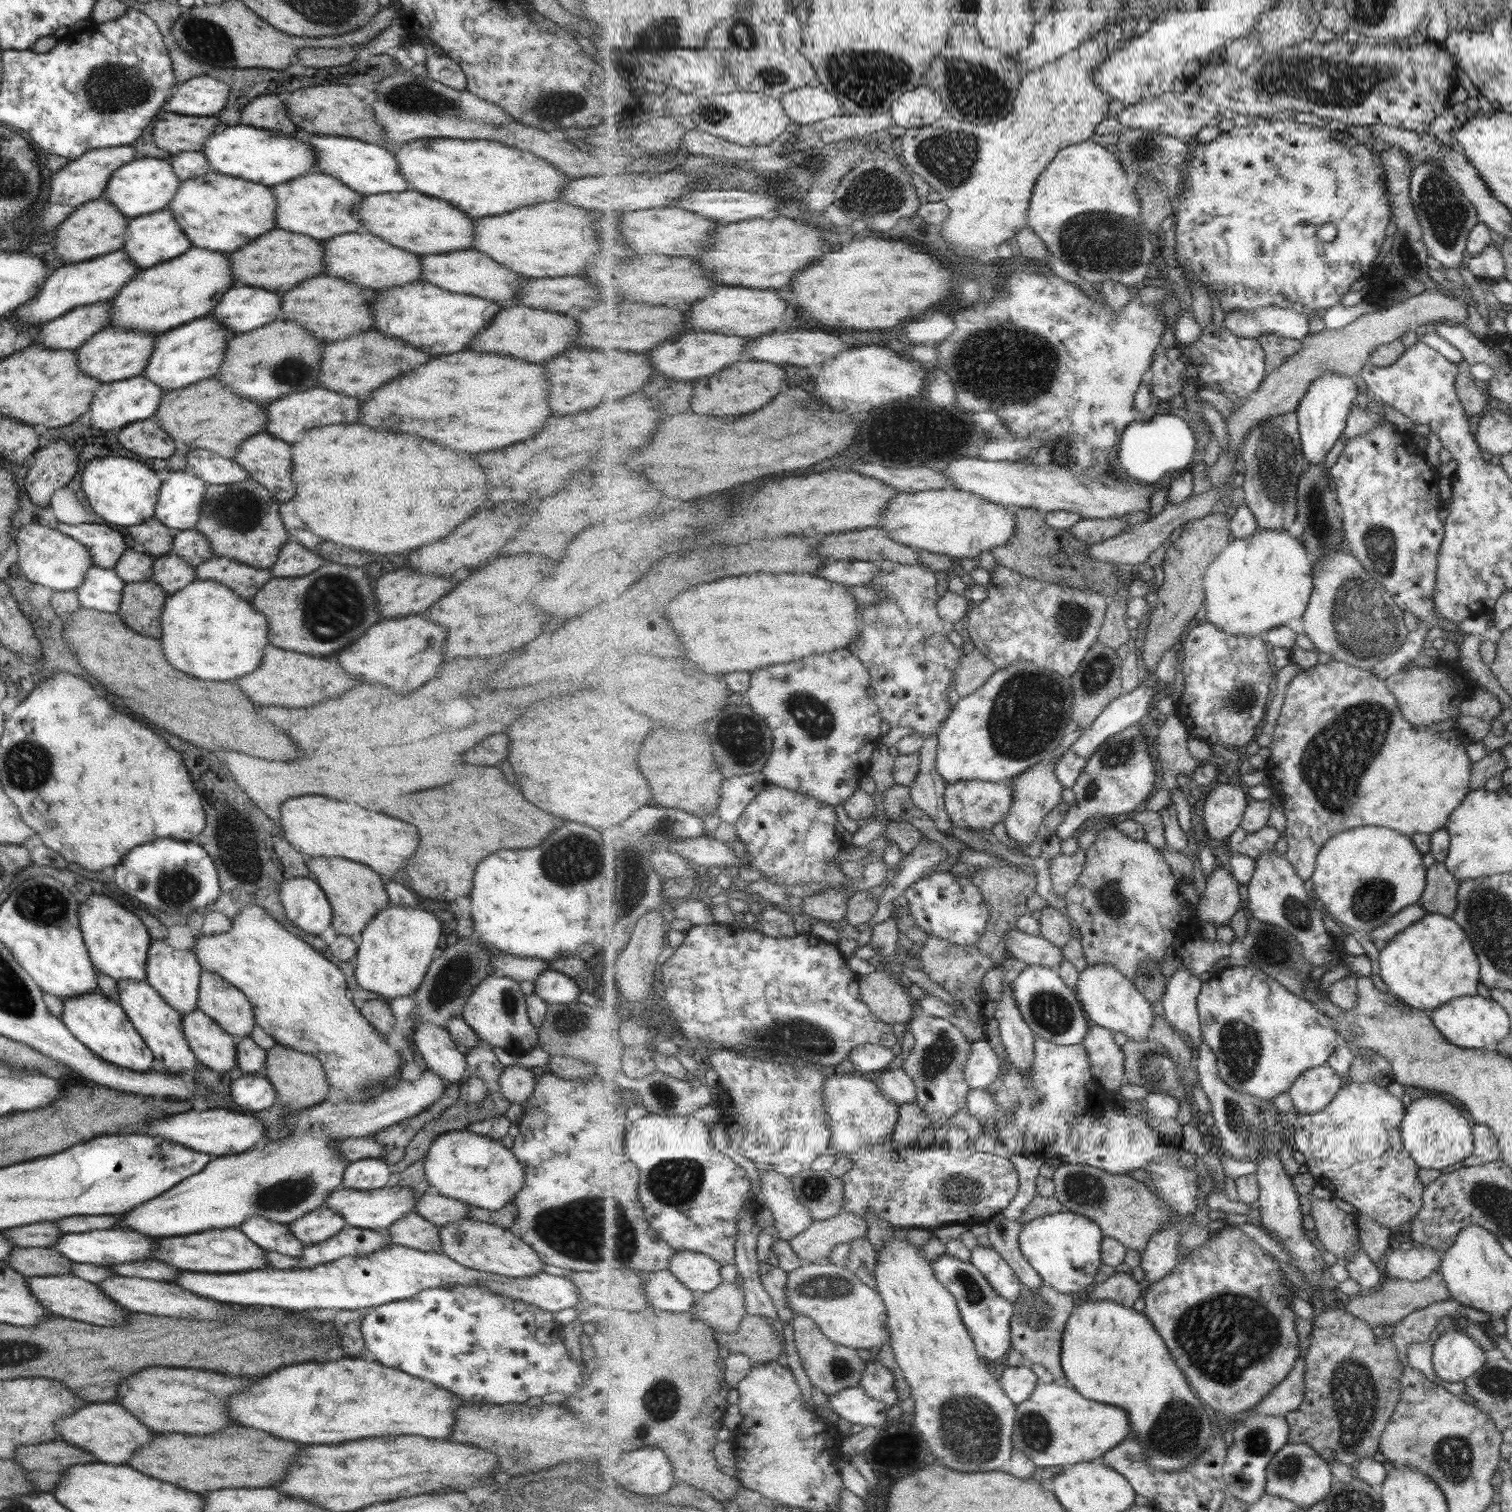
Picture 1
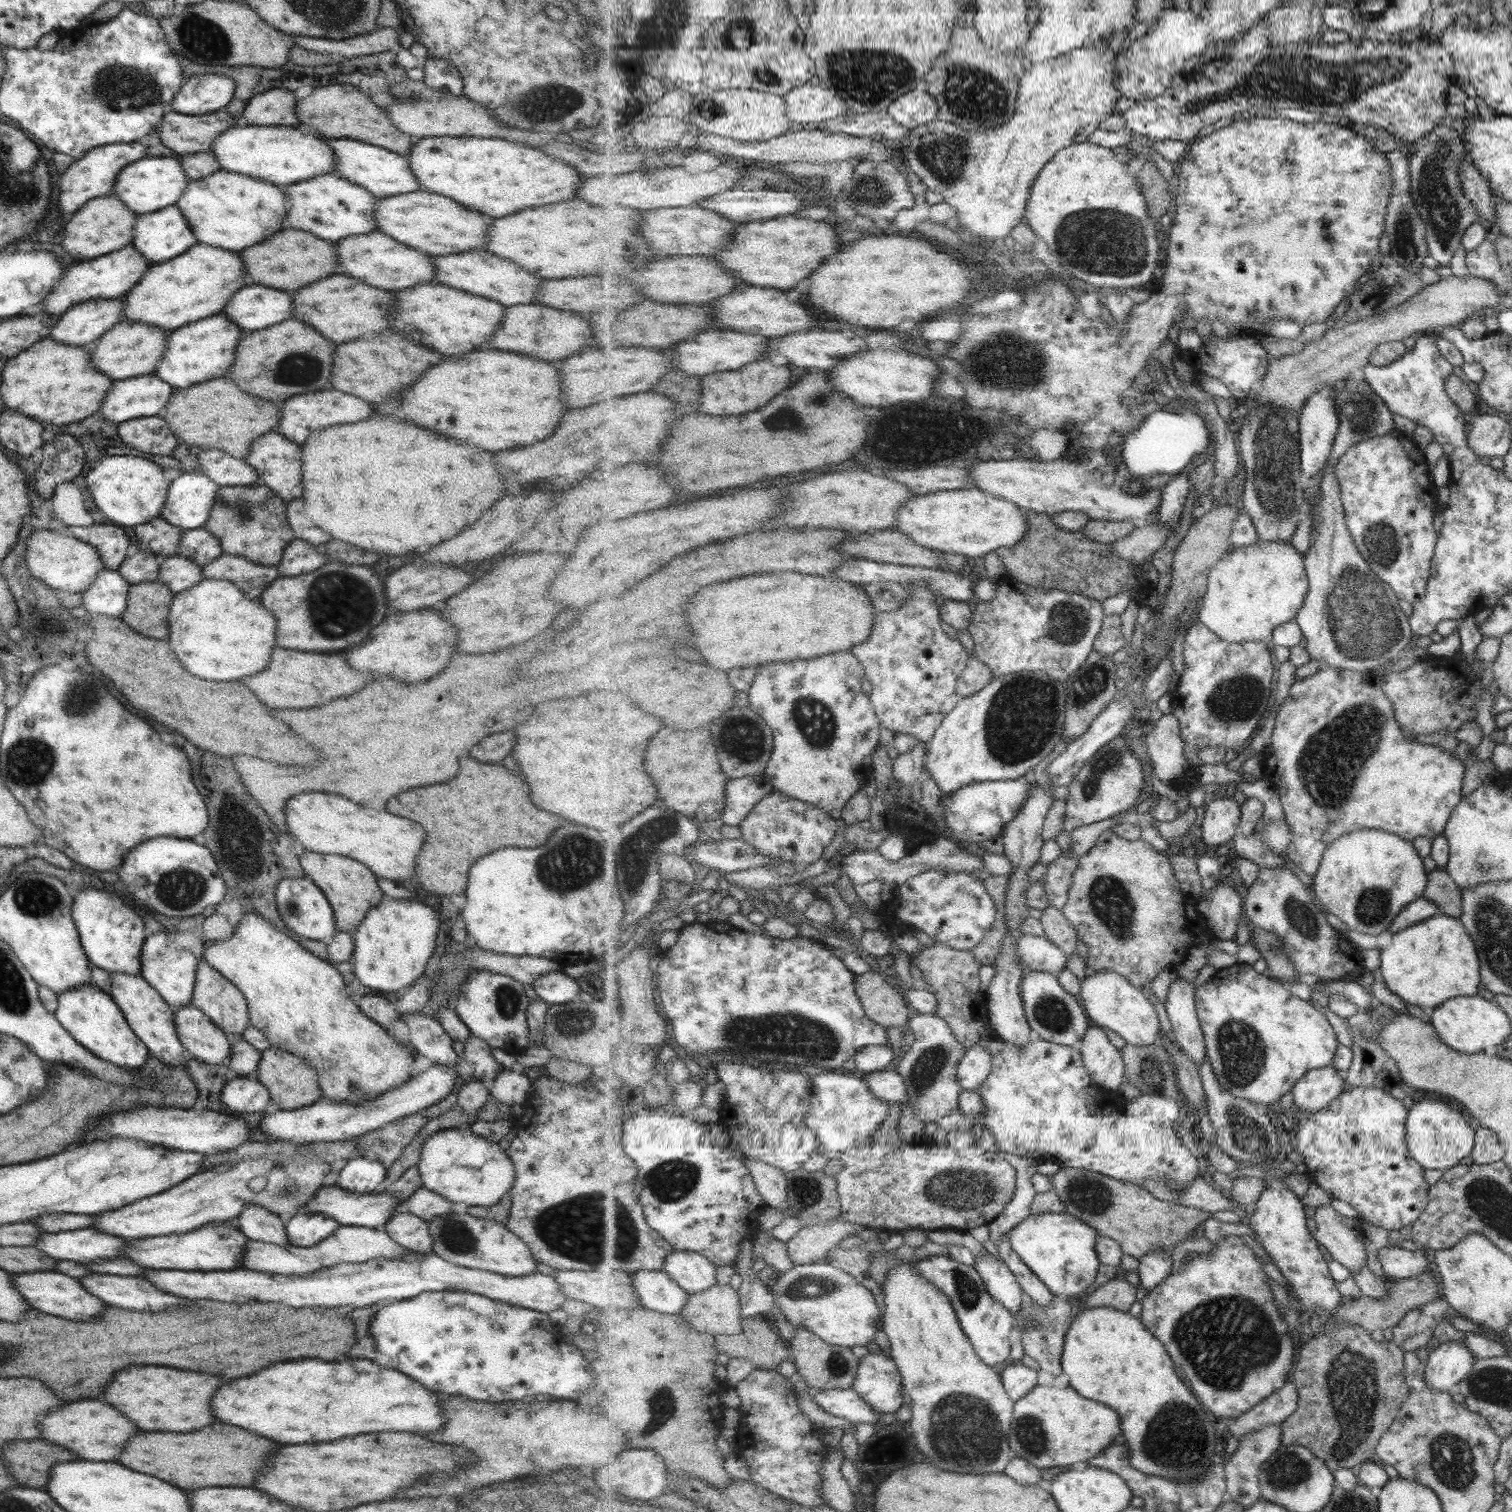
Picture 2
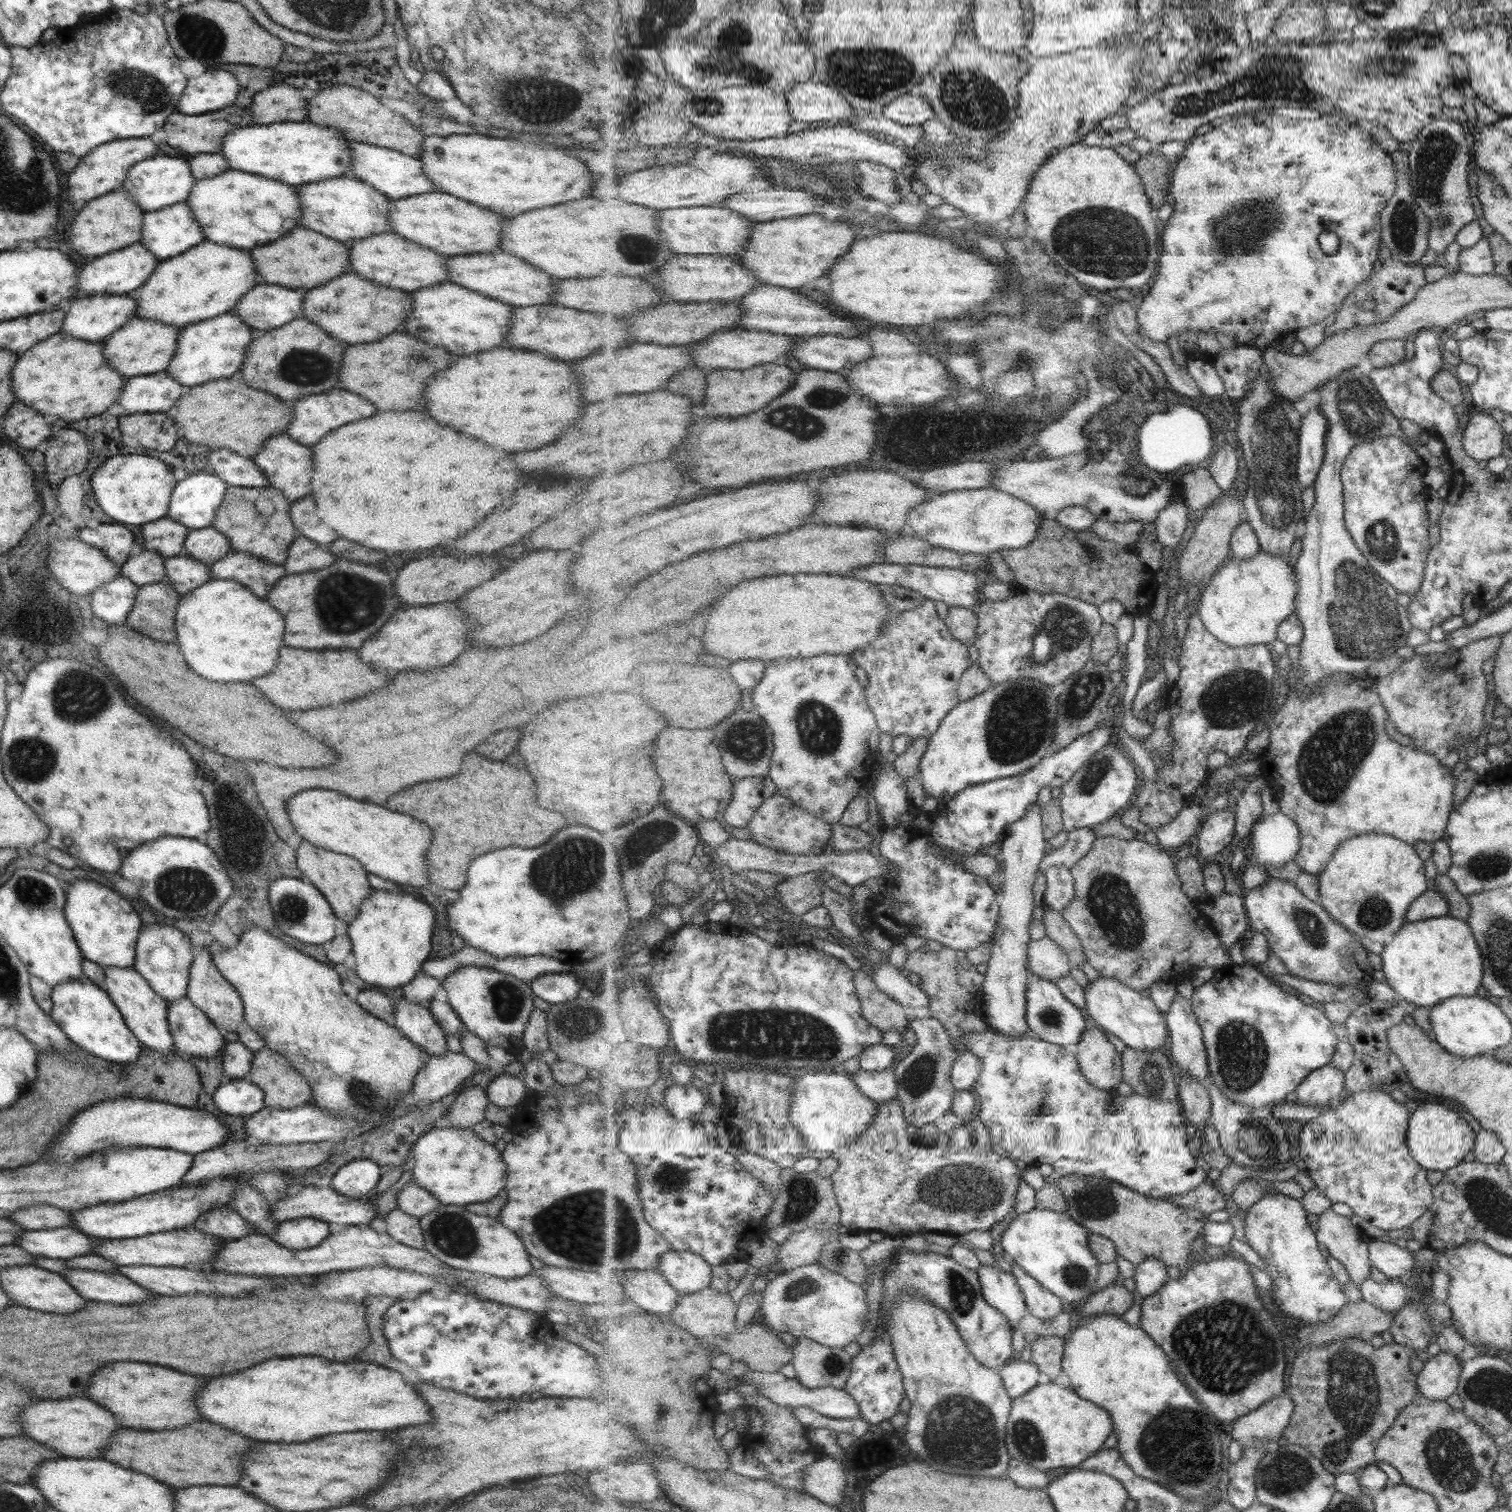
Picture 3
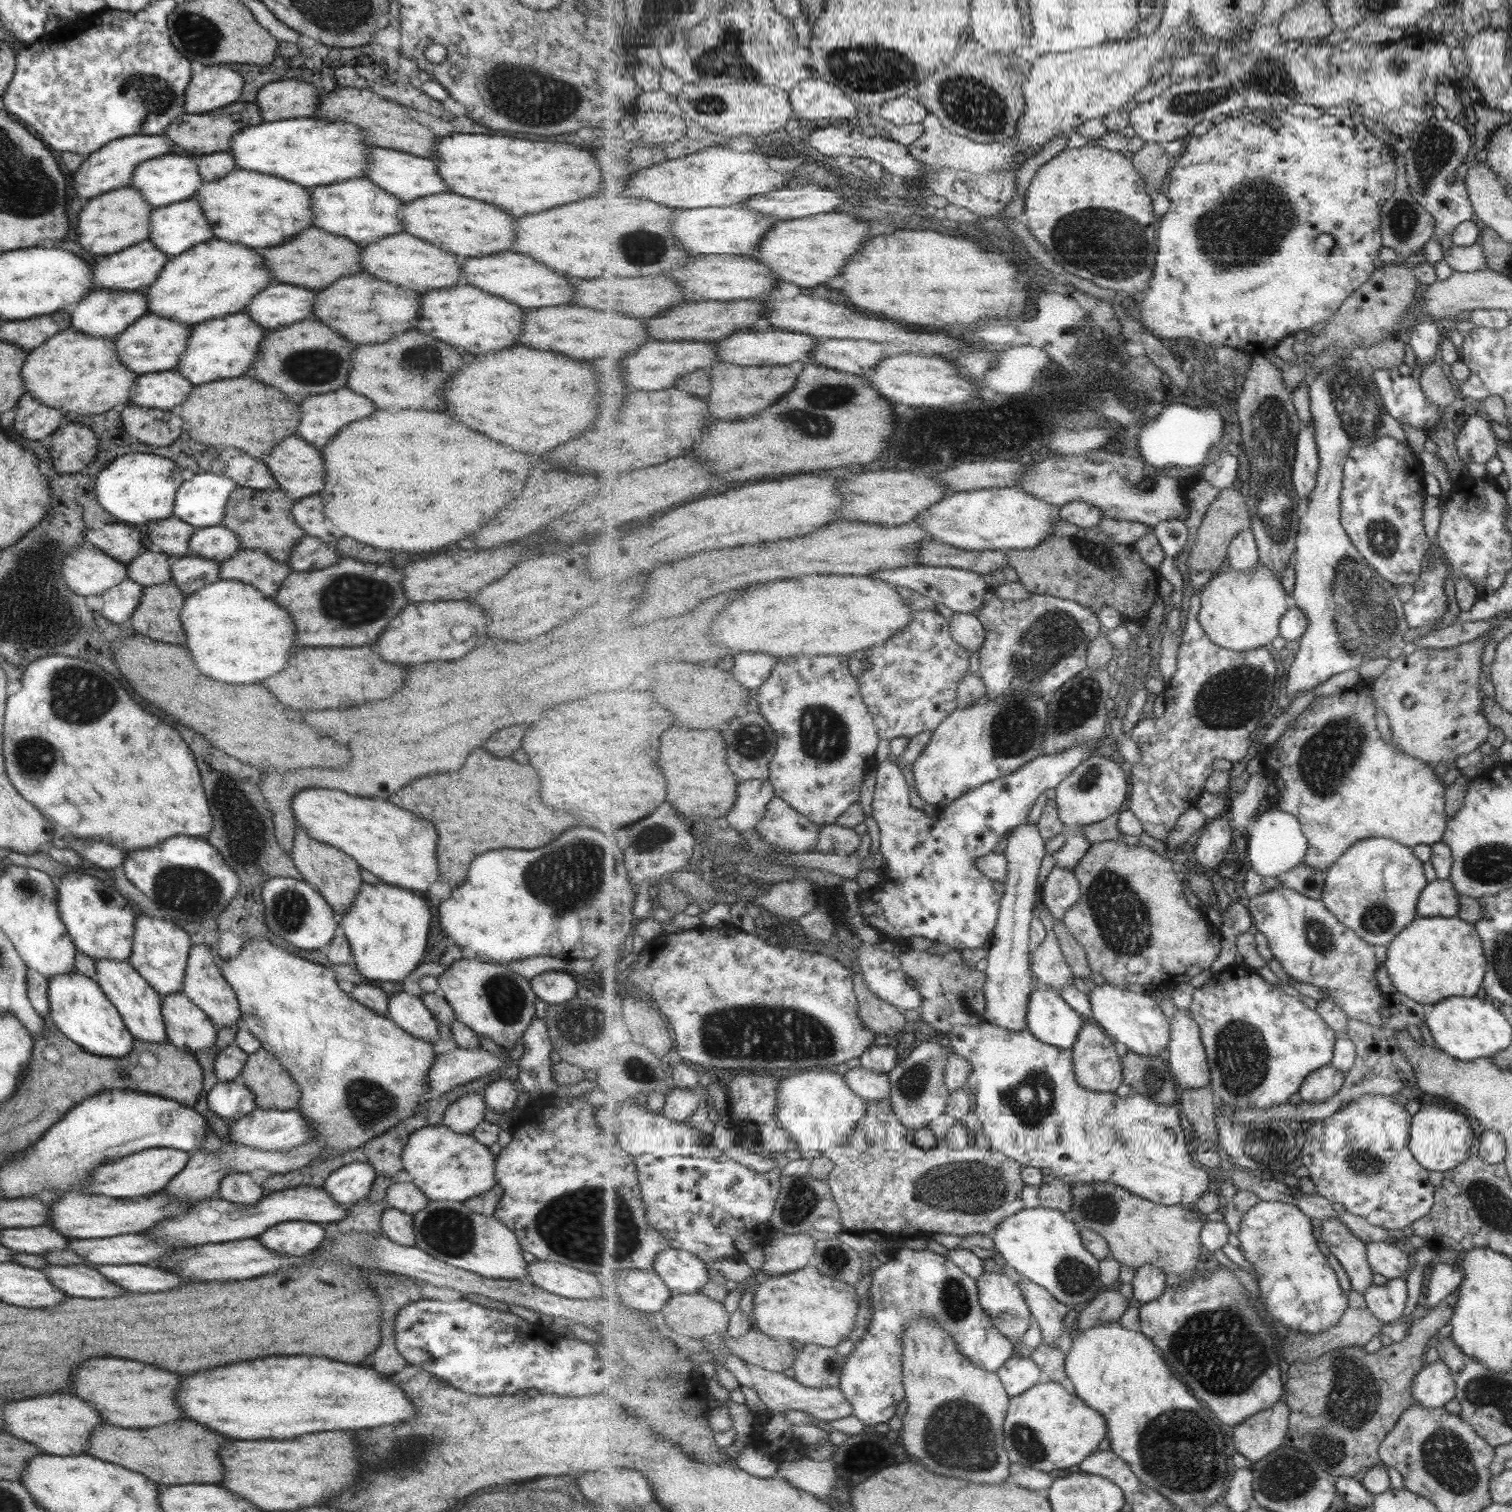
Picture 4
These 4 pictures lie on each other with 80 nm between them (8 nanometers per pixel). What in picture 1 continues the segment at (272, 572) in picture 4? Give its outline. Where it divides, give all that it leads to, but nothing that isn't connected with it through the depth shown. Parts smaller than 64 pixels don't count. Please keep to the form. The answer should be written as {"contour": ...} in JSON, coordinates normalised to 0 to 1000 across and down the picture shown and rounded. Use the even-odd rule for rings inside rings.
{"contour":[[[140,368],[128,376],[130,384],[140,384],[150,387],[161,398],[165,399],[180,382],[179,376],[167,376],[150,368]]]}

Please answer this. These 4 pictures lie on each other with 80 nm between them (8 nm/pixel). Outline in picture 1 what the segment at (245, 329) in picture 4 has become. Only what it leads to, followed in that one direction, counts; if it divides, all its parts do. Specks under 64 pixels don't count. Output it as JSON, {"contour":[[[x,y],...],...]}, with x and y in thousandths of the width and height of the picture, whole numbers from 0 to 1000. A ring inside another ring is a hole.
{"contour":[[[138,209],[105,220],[94,248],[106,257],[122,257],[130,251],[142,250],[147,239],[149,225],[153,222],[154,220]]]}

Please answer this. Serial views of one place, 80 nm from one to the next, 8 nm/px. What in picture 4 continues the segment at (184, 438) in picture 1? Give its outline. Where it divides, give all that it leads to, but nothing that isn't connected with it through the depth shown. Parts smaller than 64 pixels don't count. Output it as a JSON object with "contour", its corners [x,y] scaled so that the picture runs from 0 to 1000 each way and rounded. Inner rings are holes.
{"contour":[[[152,250],[144,251],[144,253],[138,253],[138,254],[133,254],[130,257],[126,258],[125,263],[118,269],[121,274],[125,274],[121,284],[125,286],[125,288],[129,292],[134,292],[134,294],[140,294],[140,295],[154,295],[158,296],[161,299],[163,299],[167,303],[174,303],[177,302],[177,299],[179,299],[179,296],[182,294],[185,294],[185,291],[192,288],[195,286],[195,280],[198,280],[198,267],[191,266],[188,261],[186,261],[183,257],[177,257],[175,254],[171,254],[166,250]]]}

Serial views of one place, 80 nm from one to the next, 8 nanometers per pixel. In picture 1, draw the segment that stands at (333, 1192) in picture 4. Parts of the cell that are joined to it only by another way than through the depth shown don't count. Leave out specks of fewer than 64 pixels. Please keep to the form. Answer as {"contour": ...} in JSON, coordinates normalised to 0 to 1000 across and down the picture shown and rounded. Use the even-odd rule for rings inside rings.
{"contour":[[[241,766],[231,769],[226,775],[224,786],[239,788],[249,787],[256,784],[260,778],[252,767]]]}

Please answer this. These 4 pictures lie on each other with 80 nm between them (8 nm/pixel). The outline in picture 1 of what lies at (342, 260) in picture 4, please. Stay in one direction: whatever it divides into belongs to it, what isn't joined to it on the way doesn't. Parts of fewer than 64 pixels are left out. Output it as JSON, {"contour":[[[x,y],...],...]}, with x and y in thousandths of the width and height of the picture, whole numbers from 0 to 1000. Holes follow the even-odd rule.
{"contour":[[[179,152],[171,156],[159,165],[154,167],[151,169],[151,173],[155,189],[170,189],[170,190],[177,190],[179,193],[190,193],[206,183],[215,181],[212,161],[203,155],[189,152]]]}

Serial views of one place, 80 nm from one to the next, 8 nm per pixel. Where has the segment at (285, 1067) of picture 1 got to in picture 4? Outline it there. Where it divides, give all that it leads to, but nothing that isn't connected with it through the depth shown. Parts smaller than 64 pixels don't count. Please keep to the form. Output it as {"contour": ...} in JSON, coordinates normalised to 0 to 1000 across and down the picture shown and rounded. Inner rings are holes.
{"contour":[[[173,692],[164,698],[157,715],[169,724],[169,733],[191,735],[198,730],[198,720],[181,698]]]}

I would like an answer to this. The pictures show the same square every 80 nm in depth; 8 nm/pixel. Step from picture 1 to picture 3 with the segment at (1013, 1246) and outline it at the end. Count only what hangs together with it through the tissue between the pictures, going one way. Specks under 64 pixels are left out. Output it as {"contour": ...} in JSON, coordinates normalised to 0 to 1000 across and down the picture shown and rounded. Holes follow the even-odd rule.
{"contour":[[[669,835],[670,837],[669,843],[673,847],[677,856],[679,857],[679,862],[683,871],[692,874],[696,873],[703,868],[703,860],[696,856],[690,849],[685,847],[676,837]]]}

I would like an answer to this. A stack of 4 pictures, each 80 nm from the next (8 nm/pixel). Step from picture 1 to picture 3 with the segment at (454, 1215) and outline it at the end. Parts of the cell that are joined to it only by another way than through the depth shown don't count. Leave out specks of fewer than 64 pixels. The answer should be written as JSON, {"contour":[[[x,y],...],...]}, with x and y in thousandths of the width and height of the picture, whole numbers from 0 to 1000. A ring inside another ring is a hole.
{"contour":[[[273,782],[266,784],[262,788],[261,794],[263,800],[276,806],[292,797],[284,788]]]}

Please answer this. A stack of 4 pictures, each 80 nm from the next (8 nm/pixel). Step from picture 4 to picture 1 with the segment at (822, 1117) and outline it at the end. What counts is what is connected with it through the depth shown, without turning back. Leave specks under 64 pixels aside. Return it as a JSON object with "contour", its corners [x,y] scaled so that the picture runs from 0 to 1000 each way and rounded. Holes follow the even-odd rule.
{"contour":[[[554,709],[547,714],[546,723],[547,724],[547,740],[548,740],[548,744],[550,744],[550,763],[553,767],[560,765],[563,767],[563,763],[565,763],[567,761],[577,758],[577,757],[583,757],[584,753],[589,752],[589,750],[591,750],[593,741],[595,741],[595,731],[583,723],[580,716],[573,714],[567,710],[558,710]]]}

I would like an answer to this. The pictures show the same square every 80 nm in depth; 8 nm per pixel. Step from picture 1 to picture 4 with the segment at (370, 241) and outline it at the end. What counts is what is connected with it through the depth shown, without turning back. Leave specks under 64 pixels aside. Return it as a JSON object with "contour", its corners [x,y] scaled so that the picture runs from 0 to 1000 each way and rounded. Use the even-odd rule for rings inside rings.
{"contour":[[[264,153],[259,156],[254,156],[252,159],[246,159],[247,161],[243,161],[240,164],[240,177],[243,181],[259,187],[263,189],[268,189],[271,192],[276,193],[284,193],[290,190],[297,190],[305,187],[306,179],[304,177],[302,169],[296,168],[294,165],[281,161],[282,159],[276,158],[274,156],[269,156],[269,153]]]}

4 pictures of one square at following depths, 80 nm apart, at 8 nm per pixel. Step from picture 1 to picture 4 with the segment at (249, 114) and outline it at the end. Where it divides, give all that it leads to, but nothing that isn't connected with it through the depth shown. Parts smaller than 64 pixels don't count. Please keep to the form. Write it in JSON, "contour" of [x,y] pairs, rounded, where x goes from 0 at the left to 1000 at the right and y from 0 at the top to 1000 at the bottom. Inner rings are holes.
{"contour":[[[200,53],[177,54],[171,60],[169,69],[175,81],[206,77],[212,69],[209,58]]]}

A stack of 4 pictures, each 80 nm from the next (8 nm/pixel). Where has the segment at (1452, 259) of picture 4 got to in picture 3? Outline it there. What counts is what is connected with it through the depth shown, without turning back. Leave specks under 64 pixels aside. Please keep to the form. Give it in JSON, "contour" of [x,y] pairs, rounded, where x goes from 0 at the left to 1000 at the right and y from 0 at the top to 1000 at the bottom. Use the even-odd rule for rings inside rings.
{"contour":[[[979,157],[974,163],[966,163],[964,169],[964,176],[966,180],[976,183],[988,181],[989,178],[983,158]]]}

